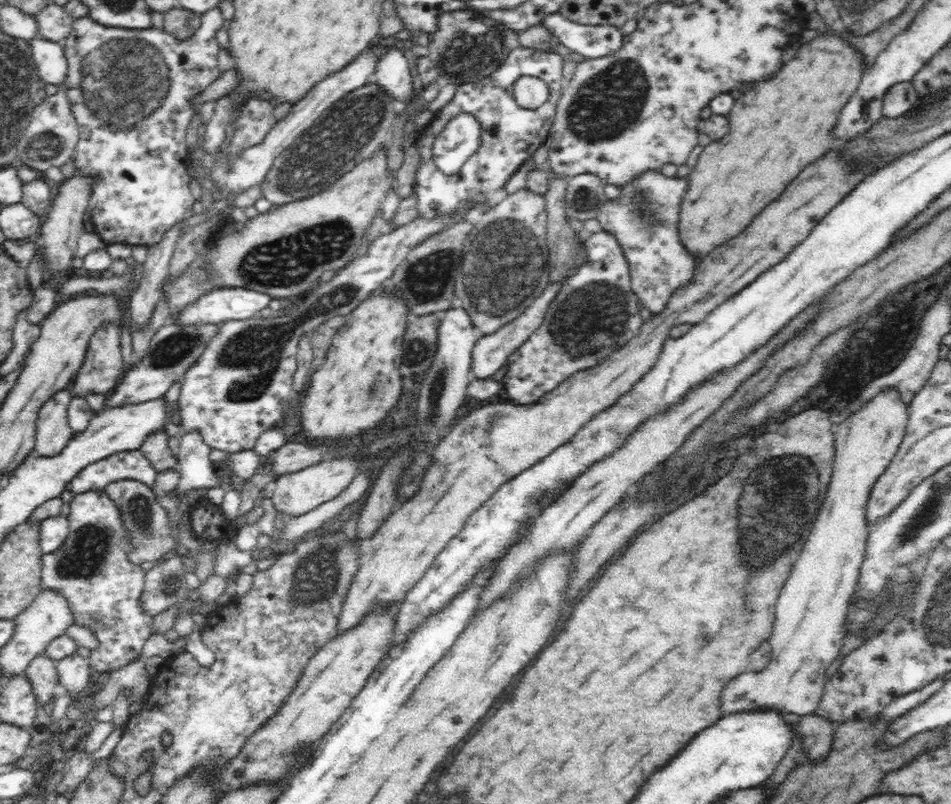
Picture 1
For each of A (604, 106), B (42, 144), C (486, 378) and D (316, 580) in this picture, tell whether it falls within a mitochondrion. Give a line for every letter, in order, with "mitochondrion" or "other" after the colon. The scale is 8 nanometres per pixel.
A: mitochondrion
B: mitochondrion
C: other
D: mitochondrion

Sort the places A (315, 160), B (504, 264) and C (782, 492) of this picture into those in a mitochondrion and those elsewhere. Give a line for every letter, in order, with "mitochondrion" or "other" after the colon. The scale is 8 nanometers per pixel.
A: mitochondrion
B: mitochondrion
C: mitochondrion

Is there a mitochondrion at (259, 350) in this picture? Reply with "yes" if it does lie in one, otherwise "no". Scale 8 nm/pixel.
yes

